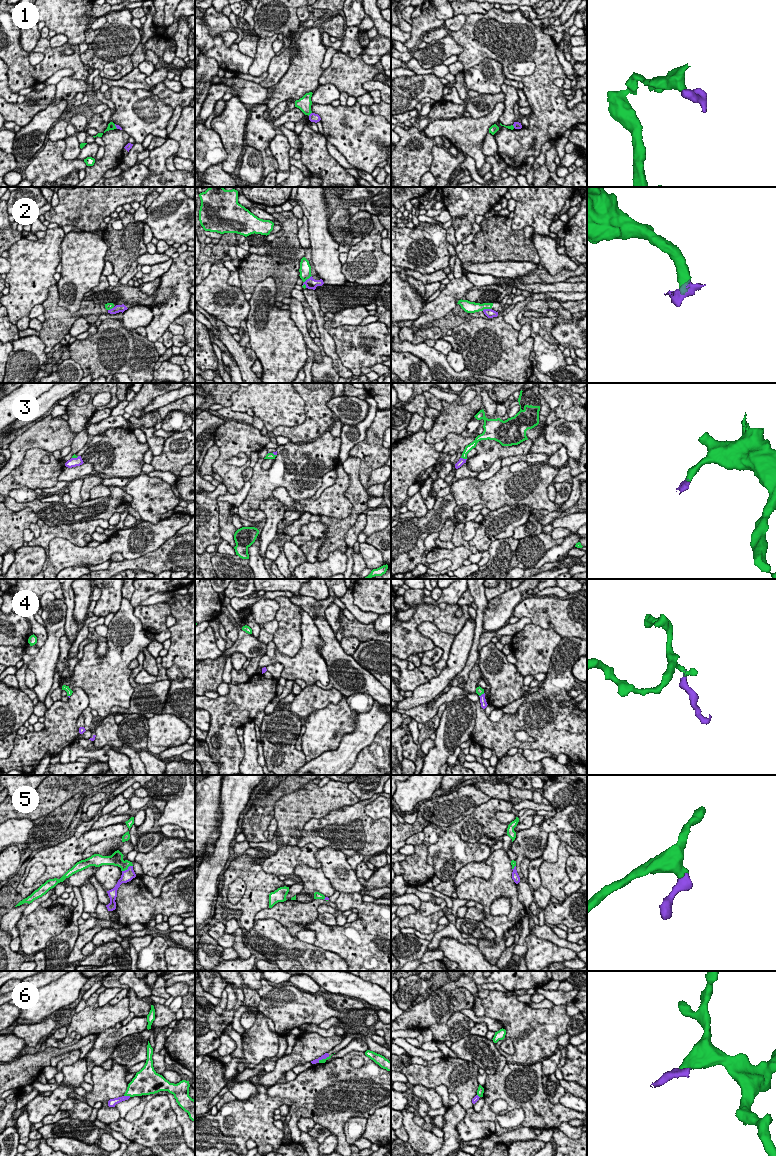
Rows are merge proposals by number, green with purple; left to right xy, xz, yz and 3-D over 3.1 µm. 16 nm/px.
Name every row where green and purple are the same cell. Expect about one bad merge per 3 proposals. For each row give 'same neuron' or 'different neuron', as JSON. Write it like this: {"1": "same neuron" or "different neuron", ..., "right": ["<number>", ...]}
{"1": "different neuron", "2": "different neuron", "3": "same neuron", "4": "same neuron", "5": "same neuron", "6": "different neuron", "right": ["3", "4", "5"]}

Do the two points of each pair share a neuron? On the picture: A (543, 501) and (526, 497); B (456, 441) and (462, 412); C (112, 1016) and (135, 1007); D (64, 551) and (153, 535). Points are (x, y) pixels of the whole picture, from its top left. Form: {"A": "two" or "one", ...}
{"A": "one", "B": "two", "C": "two", "D": "one"}

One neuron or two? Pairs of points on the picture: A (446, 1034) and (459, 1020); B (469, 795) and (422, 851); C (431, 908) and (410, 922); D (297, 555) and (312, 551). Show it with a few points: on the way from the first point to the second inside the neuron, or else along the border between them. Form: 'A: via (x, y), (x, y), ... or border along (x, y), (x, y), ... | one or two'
A: via (450, 1031), (457, 1024) | one
B: border along (464, 816), (448, 826), (429, 823), (421, 831) | two
C: border along (442, 908), (429, 915), (423, 915), (418, 910) | two
D: border along (289, 540), (301, 550), (307, 560) | two

